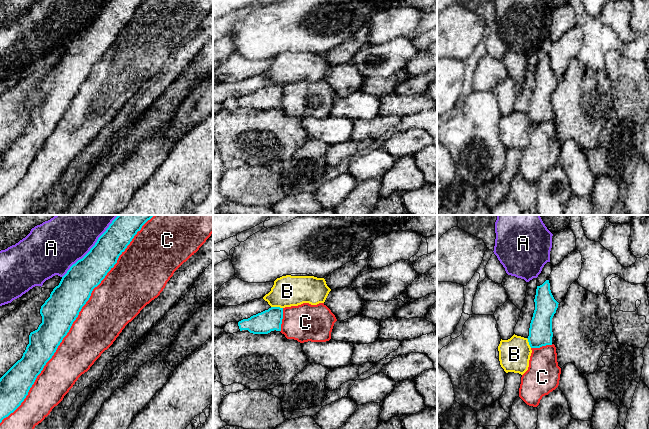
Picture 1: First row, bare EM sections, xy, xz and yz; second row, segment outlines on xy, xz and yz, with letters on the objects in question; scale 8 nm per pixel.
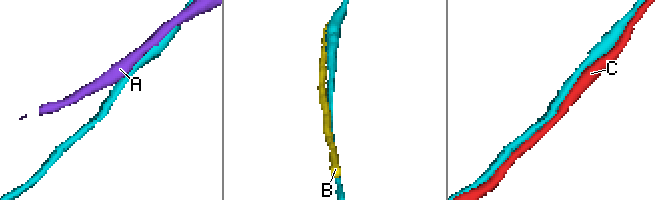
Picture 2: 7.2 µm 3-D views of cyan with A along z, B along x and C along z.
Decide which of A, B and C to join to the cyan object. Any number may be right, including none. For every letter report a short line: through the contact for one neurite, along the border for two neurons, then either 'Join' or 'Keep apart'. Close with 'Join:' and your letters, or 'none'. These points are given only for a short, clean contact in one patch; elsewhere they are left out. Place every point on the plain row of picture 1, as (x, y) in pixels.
A: Keep apart
B: Keep apart
C: Keep apart
Join: none

